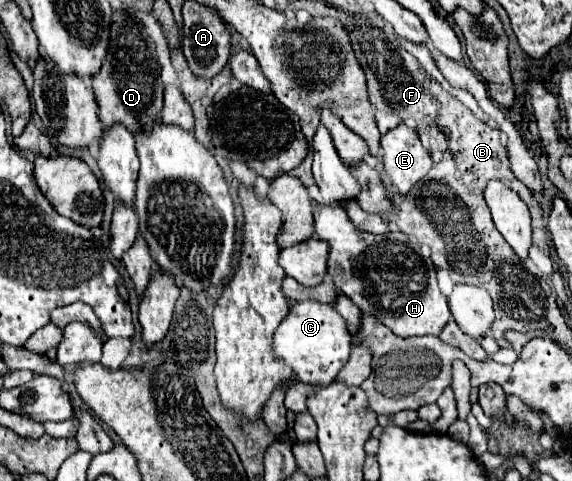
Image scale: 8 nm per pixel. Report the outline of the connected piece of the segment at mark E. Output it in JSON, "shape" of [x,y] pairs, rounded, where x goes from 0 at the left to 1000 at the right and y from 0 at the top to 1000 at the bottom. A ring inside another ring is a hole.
{"shape":[[[696,258],[668,283],[668,328],[671,358],[699,403],[713,403],[757,341],[752,316],[734,299],[731,279],[706,258]]]}

